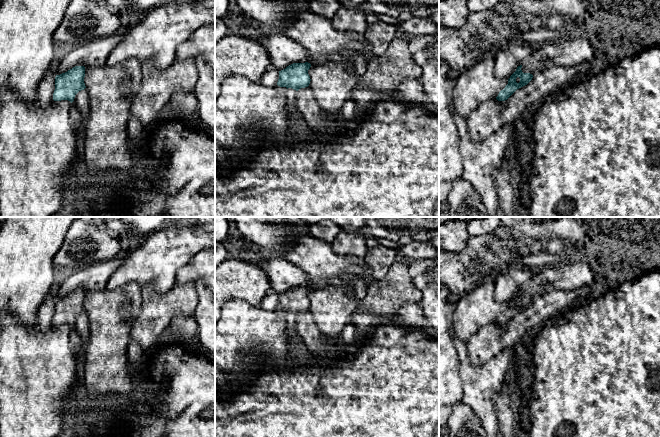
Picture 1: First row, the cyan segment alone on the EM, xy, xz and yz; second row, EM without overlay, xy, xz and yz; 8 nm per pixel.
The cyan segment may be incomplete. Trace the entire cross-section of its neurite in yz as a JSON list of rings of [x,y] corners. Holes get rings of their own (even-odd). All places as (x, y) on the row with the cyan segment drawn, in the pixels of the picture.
[[[577,34],[570,39],[544,44],[540,49],[533,50],[508,79],[508,84],[496,97],[496,101],[507,100],[517,89],[527,85],[539,72],[553,66],[574,66],[595,59],[596,49],[587,34]],[[529,63],[539,63],[540,67],[533,72],[523,73],[521,68]]]

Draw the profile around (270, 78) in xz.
[[[271,67],[261,78],[260,83],[266,87],[272,88],[277,86],[279,79],[279,70]]]

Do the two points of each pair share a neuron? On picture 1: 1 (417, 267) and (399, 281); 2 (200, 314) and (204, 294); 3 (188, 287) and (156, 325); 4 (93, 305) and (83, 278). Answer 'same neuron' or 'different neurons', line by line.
1: different neurons
2: same neuron
3: same neuron
4: different neurons

